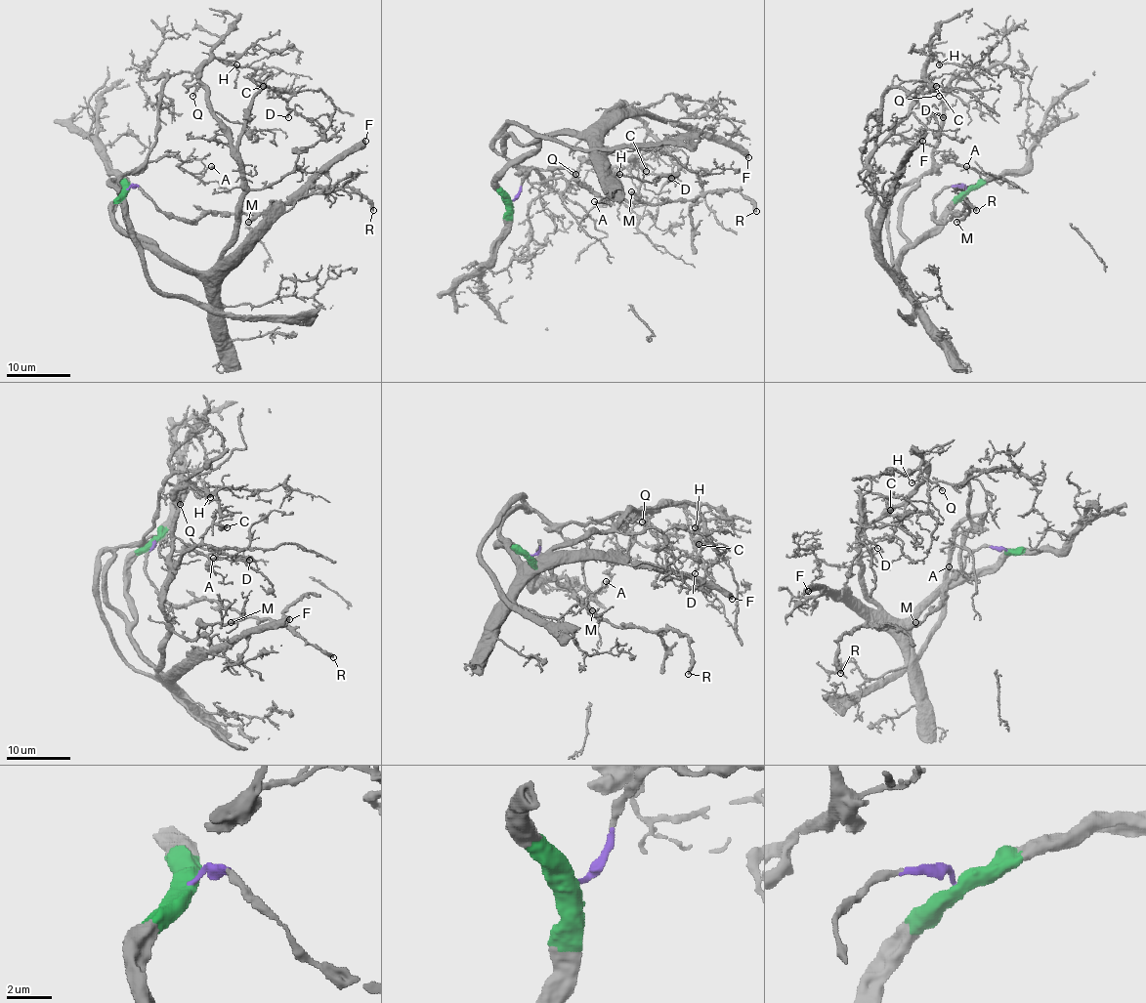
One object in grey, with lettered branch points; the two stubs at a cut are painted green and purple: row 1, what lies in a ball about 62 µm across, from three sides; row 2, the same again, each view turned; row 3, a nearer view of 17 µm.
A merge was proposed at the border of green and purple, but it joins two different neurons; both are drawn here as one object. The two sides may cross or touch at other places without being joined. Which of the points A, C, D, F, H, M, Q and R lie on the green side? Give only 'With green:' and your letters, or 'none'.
With green: A, C, D, F, H, Q

